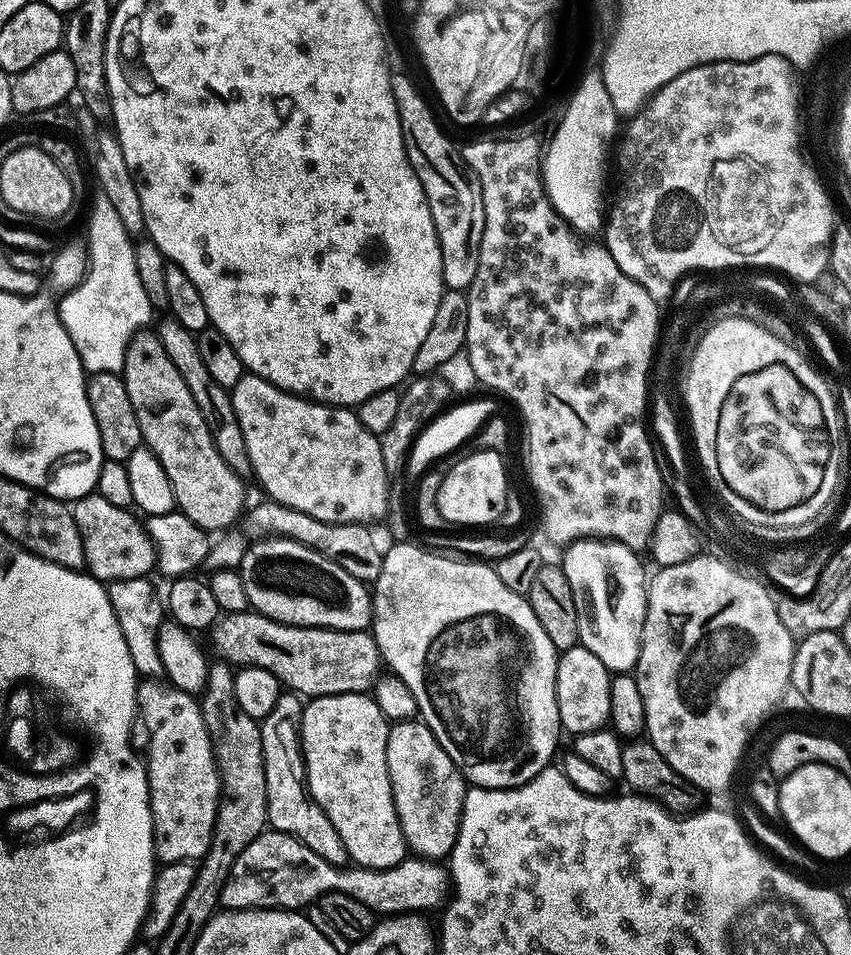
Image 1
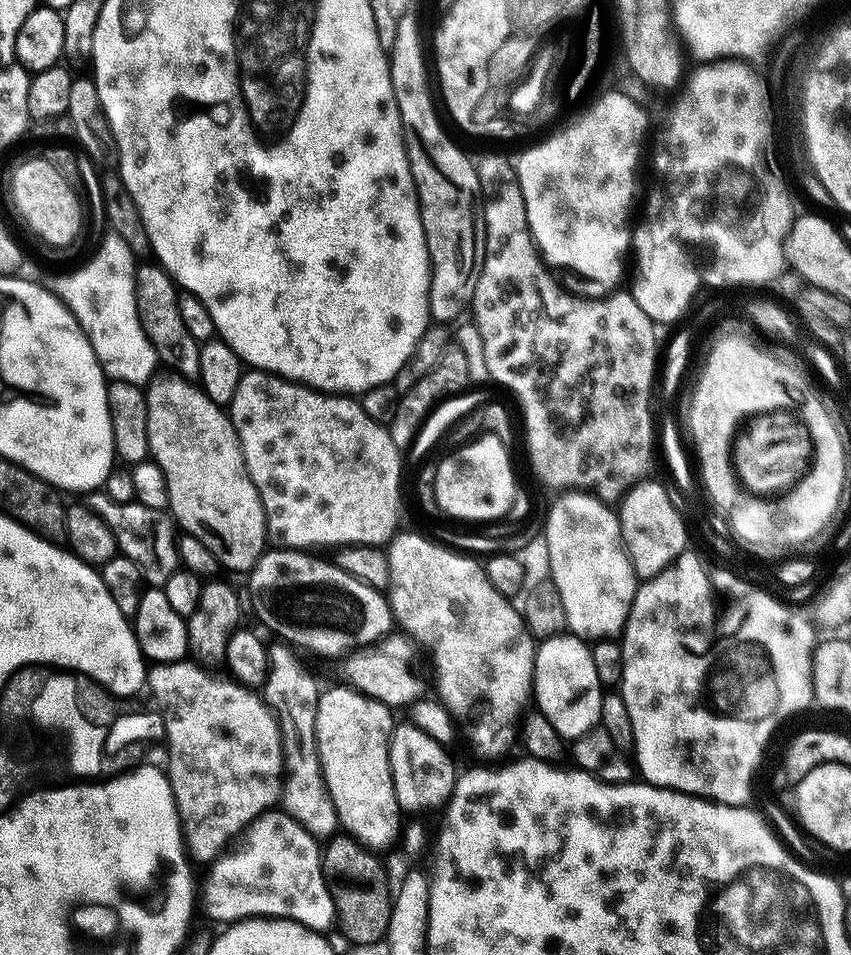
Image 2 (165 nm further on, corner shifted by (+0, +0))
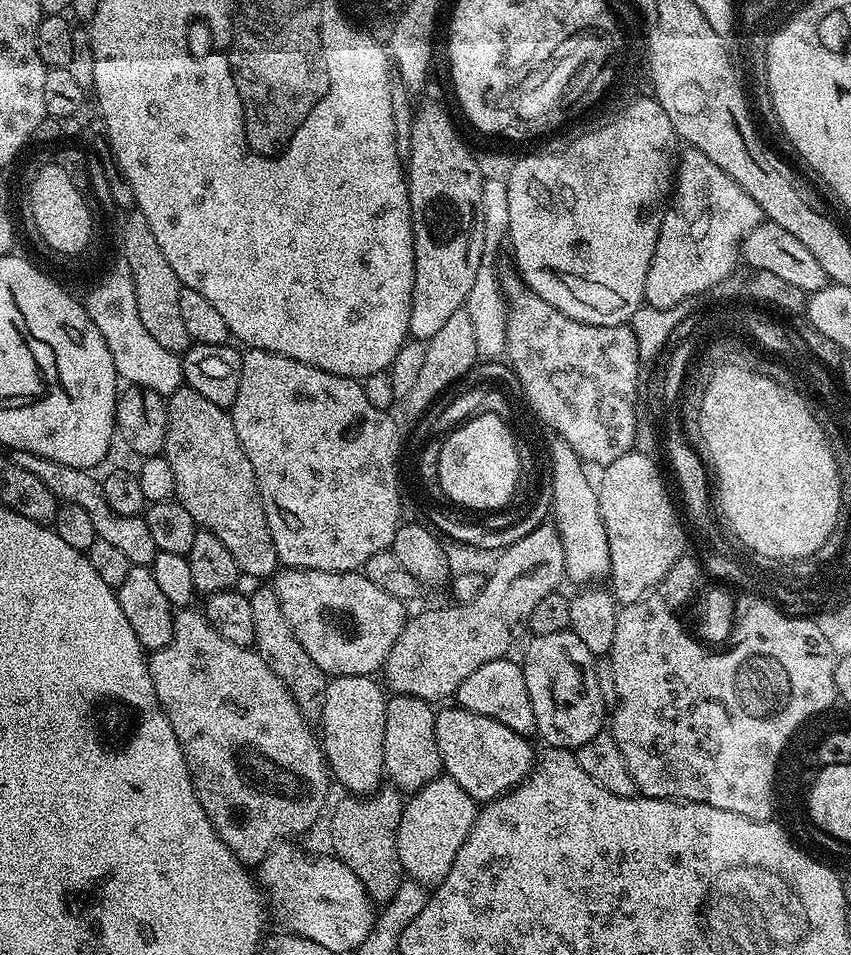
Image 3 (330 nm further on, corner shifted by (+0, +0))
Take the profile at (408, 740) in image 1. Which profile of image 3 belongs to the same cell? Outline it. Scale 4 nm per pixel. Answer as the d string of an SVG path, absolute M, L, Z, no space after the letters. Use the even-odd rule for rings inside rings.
M393 695L385 703L386 730L384 731L384 770L389 780L401 793L411 794L441 775L442 765L438 742L434 734L436 712L426 700L413 696Z

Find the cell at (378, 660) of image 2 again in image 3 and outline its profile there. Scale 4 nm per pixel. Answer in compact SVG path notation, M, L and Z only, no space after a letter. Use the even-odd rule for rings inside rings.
M545 522L540 528L527 534L521 541L499 553L500 561L496 569L485 579L479 592L473 595L467 604L453 603L452 608L428 608L420 612L416 617L405 623L402 634L394 642L387 661L382 669L383 675L388 675L387 687L397 696L413 696L419 700L437 702L455 697L458 686L474 674L486 662L503 660L509 655L508 652L516 644L520 635L525 635L530 614L534 614L534 606L546 598L546 594L557 591L560 583L565 583L566 575L564 568L564 543L557 529L551 523Z

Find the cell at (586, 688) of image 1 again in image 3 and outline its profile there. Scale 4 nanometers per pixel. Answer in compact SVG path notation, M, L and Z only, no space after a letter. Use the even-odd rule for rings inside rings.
M569 630L558 634L542 634L529 639L528 649L524 652L522 667L526 678L526 690L530 694L530 706L534 706L536 732L538 736L556 750L575 750L581 748L590 738L594 738L602 730L606 720L606 705L600 697L598 678L596 677L596 660L592 652L586 650L582 638Z

